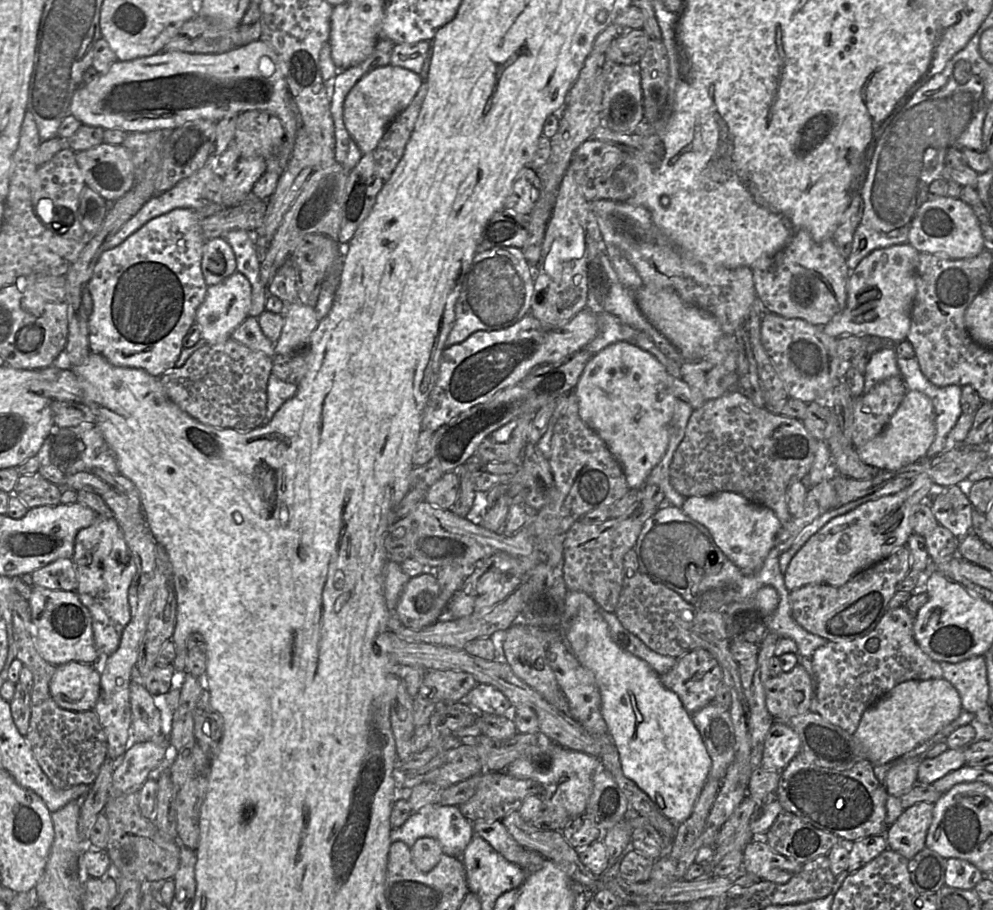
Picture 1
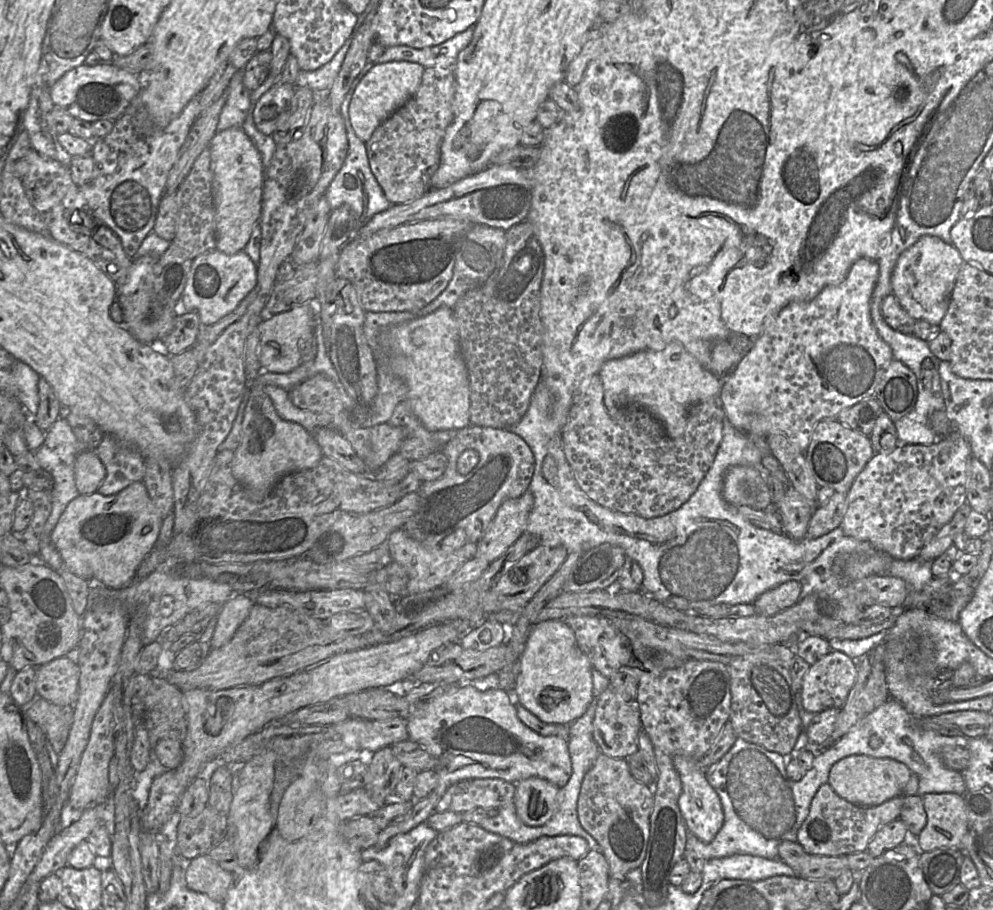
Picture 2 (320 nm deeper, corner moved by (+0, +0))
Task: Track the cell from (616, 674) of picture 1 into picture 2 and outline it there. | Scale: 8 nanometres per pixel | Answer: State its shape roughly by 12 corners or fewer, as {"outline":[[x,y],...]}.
{"outline":[[676,755],[689,832],[712,841],[724,822],[701,759]]}

